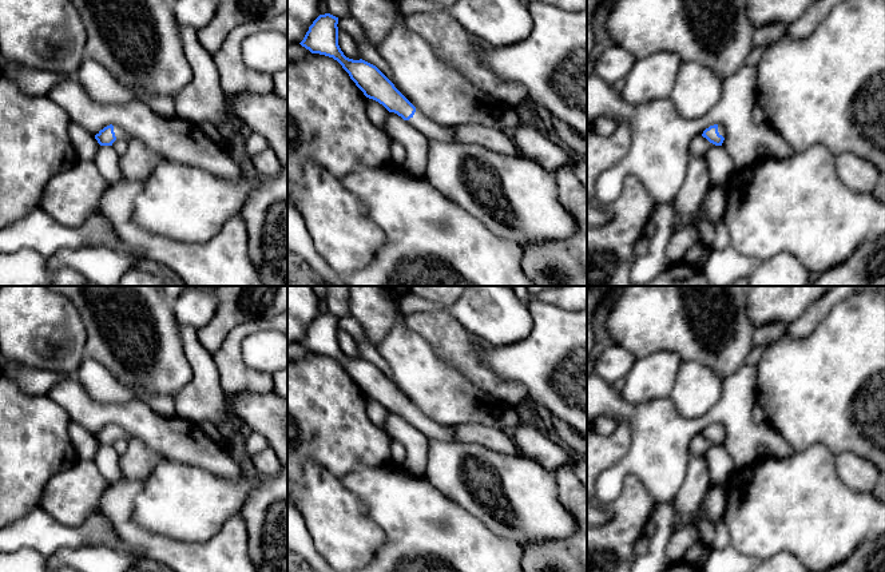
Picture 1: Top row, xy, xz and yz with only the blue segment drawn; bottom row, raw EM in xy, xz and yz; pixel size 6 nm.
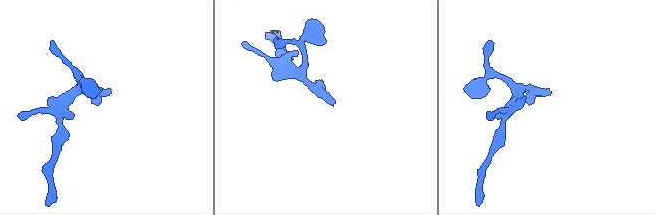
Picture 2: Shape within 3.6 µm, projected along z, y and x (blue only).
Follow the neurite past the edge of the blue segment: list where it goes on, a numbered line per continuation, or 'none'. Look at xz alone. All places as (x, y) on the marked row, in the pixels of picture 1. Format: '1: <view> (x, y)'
1: xz (431, 130)

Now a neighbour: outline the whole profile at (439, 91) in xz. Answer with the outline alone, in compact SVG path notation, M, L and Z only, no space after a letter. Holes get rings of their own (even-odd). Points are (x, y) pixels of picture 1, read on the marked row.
M400 17L376 47L390 67L394 87L429 120L440 126L480 124L497 128L507 107L476 88L459 69L437 57L428 41L409 31Z

